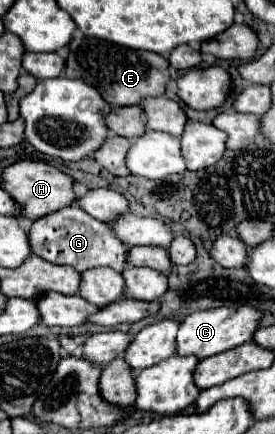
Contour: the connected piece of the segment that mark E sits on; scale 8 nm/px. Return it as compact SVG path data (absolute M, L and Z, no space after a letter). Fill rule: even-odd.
M75 36L69 44L69 50L71 54L67 58L65 76L83 78L91 86L95 86L111 106L131 106L139 104L143 98L163 96L165 86L171 80L169 62L161 54L131 50L87 36Z

